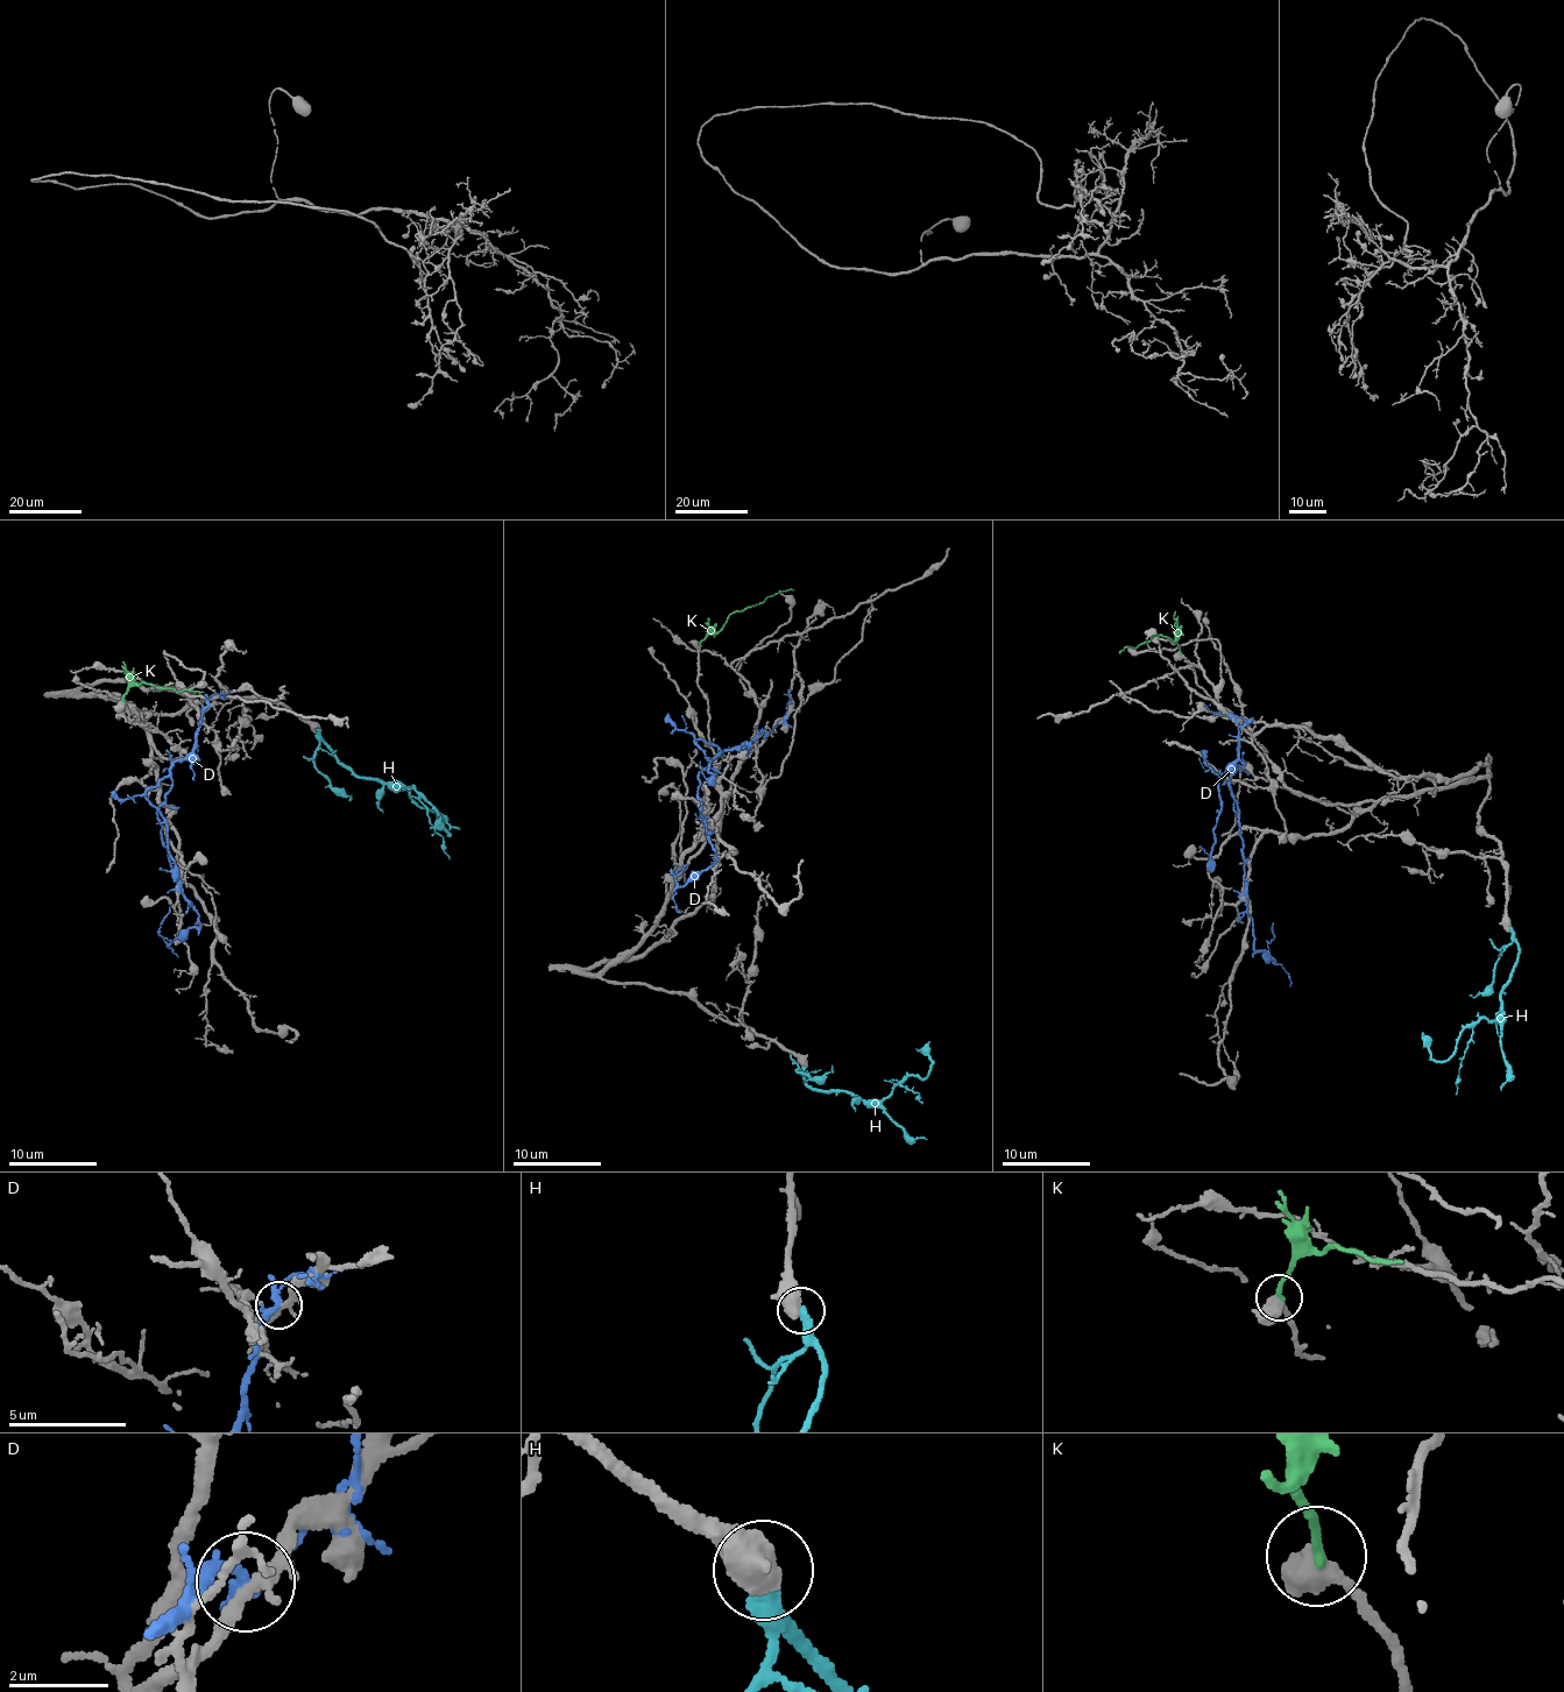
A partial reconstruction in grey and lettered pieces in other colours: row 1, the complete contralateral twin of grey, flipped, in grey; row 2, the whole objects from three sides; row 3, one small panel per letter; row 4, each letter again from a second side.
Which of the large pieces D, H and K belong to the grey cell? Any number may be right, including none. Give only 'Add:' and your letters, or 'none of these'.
Add: H

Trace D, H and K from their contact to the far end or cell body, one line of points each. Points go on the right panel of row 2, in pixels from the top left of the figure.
D: (1240, 727), (1229, 781), (1238, 808), (1253, 948), (1272, 961), (1267, 943), (1273, 924)
H: (1511, 927), (1519, 950), (1502, 989), (1499, 1019), (1481, 1018), (1469, 1025), (1445, 1061), (1431, 1057), (1424, 1033)
K: (1179, 653), (1179, 643), (1160, 635), (1119, 652)

